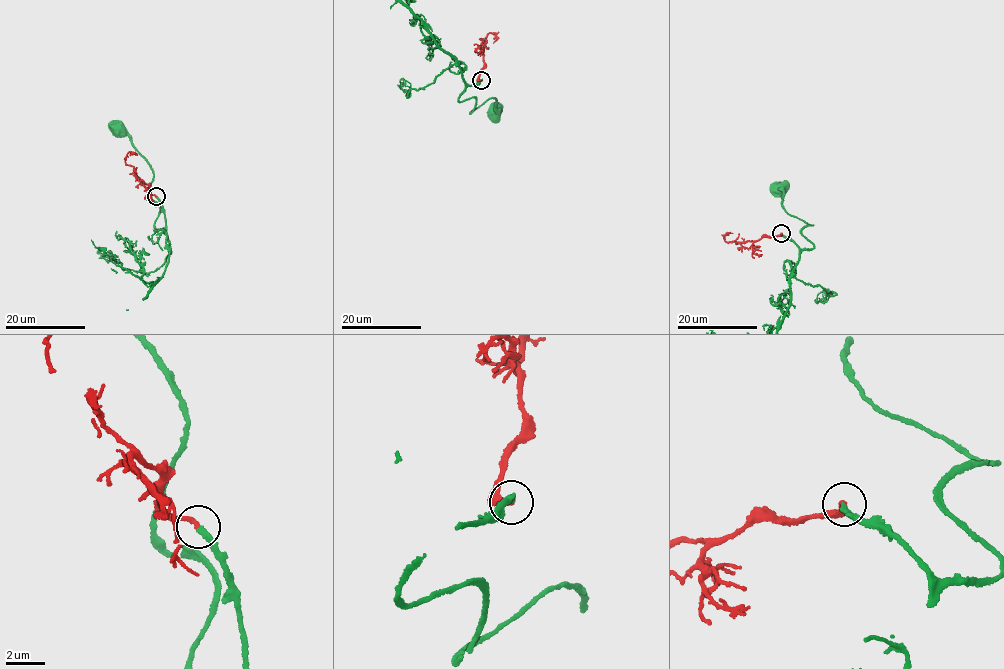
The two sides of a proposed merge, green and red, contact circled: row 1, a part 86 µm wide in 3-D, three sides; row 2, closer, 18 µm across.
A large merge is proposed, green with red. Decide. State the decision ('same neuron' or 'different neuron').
same neuron

